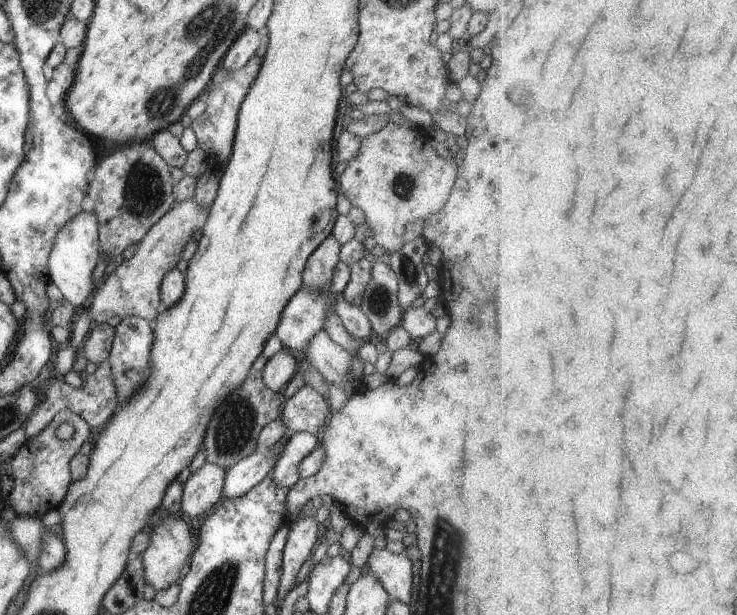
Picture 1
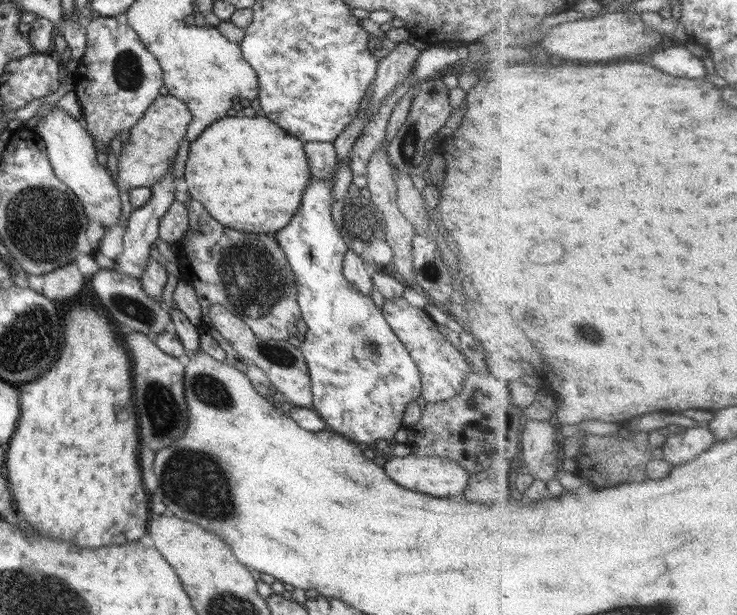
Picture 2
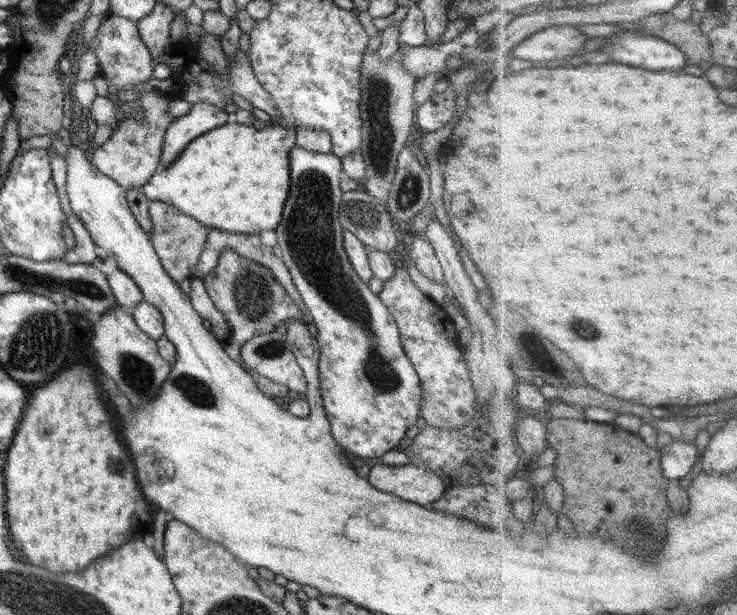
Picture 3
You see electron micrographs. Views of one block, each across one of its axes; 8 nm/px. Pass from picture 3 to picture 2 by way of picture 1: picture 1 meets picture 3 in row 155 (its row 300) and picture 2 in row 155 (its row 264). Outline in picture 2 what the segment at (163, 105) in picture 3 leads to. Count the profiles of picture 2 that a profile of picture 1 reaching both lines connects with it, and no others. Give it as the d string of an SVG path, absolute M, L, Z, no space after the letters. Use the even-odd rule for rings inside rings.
M158 95L144 116L138 120L138 124L130 128L130 140L124 145L116 144L119 156L118 172L113 180L120 190L121 203L126 214L121 217L117 225L125 228L128 220L127 214L132 209L128 191L139 187L148 190L152 184L162 180L168 174L168 170L173 166L177 157L180 142L187 134L190 122L192 122L192 113L182 100L172 95Z

